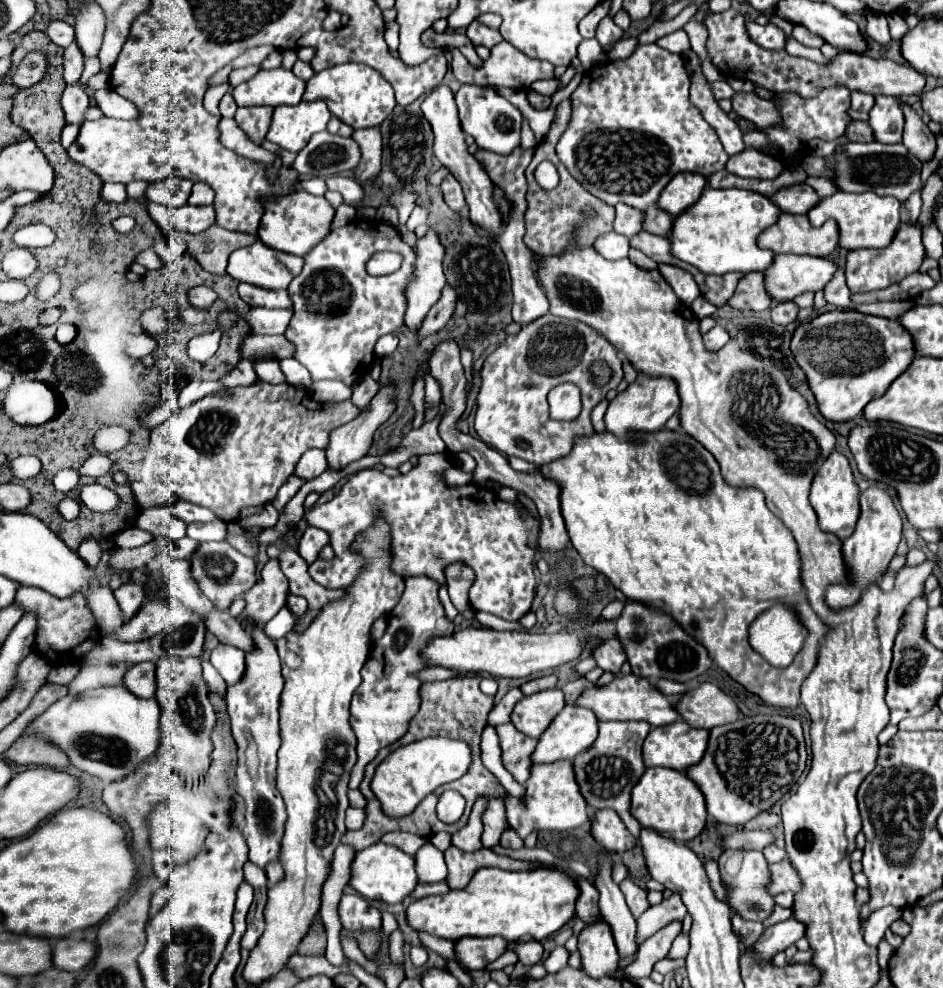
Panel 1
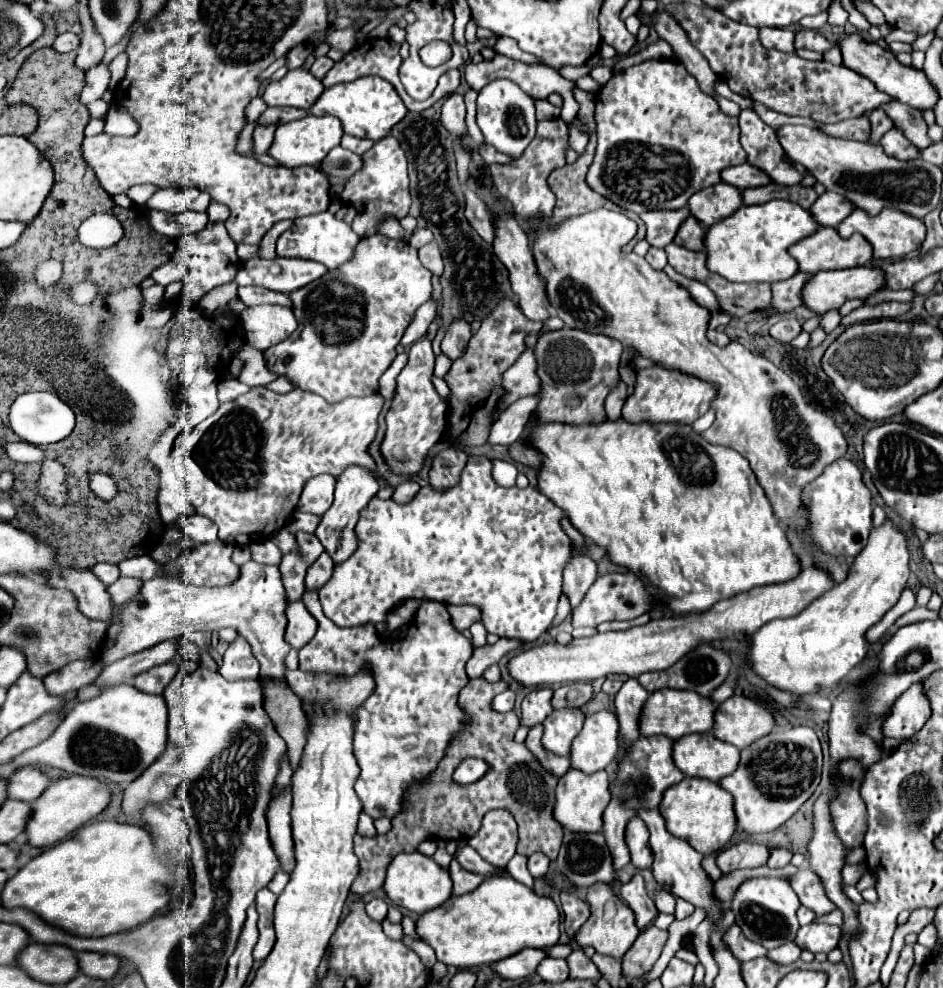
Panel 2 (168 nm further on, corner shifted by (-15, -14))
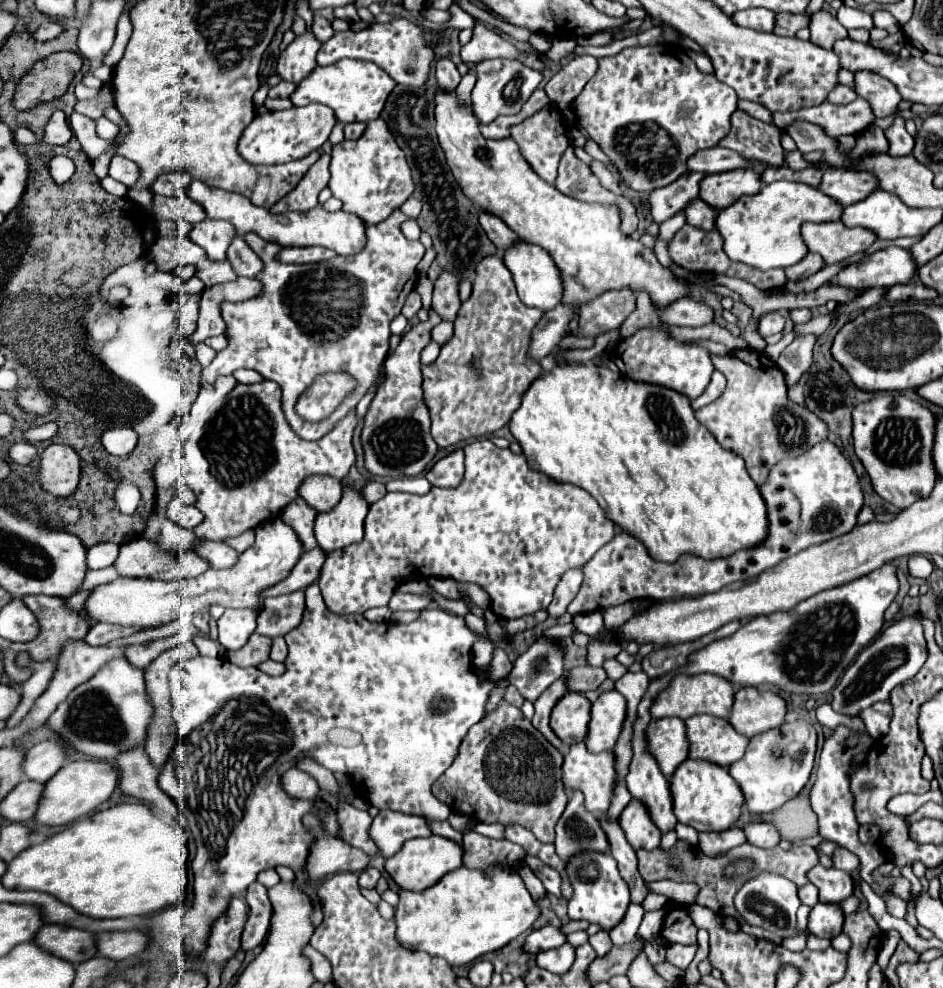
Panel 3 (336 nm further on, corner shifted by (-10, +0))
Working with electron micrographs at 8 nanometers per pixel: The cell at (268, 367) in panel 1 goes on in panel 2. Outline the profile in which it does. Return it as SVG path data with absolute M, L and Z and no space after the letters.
M249 344L241 346L239 352L237 352L237 356L245 358L245 368L243 368L241 376L239 376L239 380L243 384L247 384L247 386L267 386L271 380L277 378L275 372L271 372L267 368L267 362L263 360L261 352L255 350L255 348L251 348Z

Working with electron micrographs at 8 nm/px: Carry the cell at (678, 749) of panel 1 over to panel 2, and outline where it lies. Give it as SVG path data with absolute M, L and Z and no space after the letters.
M687 734L673 744L673 762L685 776L705 778L719 782L723 776L731 774L739 764L739 748L717 740L713 734Z

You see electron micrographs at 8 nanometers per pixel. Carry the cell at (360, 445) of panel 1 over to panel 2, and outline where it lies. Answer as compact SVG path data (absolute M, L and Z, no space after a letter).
M353 464L351 468L343 470L343 476L337 476L333 504L322 516L319 528L315 530L315 535L335 564L344 562L355 552L357 538L354 528L359 520L359 510L367 506L367 502L377 494L377 490L379 490L377 478L369 468L359 468Z

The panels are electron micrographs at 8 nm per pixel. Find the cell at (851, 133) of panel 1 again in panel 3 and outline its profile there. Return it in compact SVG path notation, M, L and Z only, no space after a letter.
M839 84L829 93L827 100L832 104L848 104L848 102L856 100L856 92L850 86Z

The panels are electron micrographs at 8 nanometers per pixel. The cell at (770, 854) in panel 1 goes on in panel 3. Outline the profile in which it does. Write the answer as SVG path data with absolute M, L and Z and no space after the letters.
M750 822L742 830L746 834L746 840L754 846L760 846L760 848L774 848L780 842L778 830L766 822Z

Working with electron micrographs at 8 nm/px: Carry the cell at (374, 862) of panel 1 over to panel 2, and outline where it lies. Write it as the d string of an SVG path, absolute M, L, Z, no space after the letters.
M411 852L411 854L399 854L391 860L385 876L385 894L387 898L399 906L401 910L413 912L413 914L423 914L427 910L437 908L439 904L447 902L451 898L451 878L445 868L441 868L433 858L423 856L421 852Z

